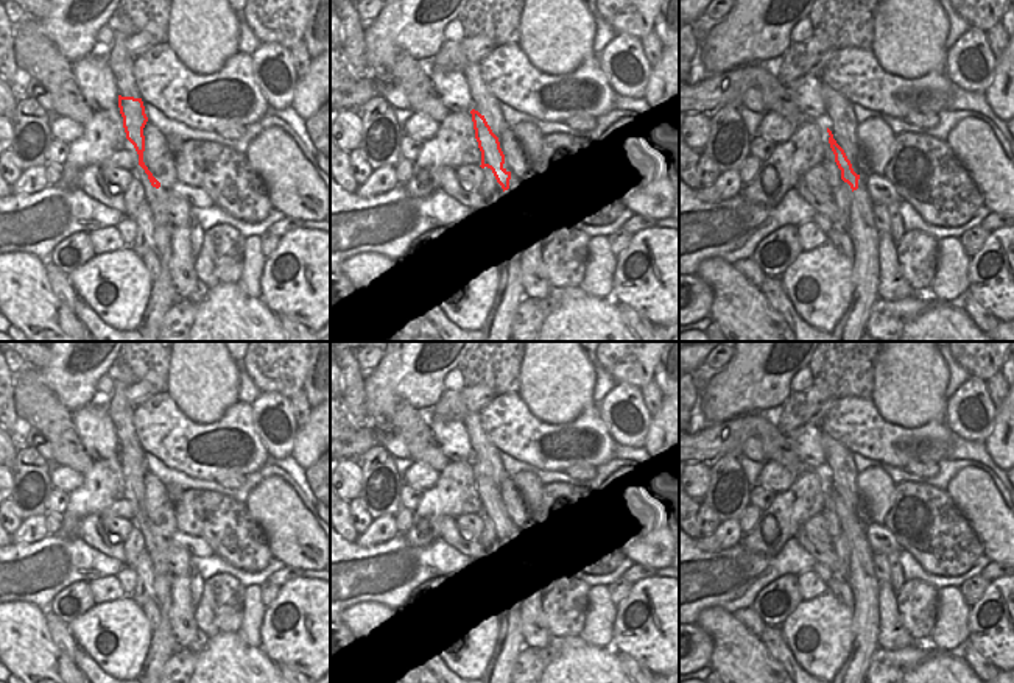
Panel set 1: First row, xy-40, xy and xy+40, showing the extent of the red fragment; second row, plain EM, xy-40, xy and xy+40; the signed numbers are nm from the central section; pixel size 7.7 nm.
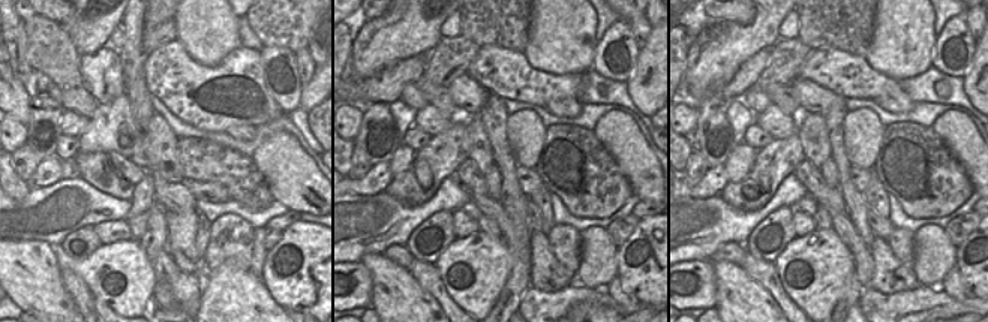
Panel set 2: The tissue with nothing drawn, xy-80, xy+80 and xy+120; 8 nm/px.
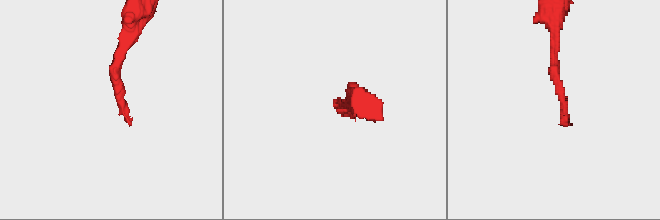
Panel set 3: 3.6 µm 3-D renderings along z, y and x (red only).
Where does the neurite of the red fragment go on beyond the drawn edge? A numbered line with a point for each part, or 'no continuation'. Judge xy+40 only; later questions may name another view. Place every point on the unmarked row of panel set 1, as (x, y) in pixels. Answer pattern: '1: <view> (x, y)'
no continuation

